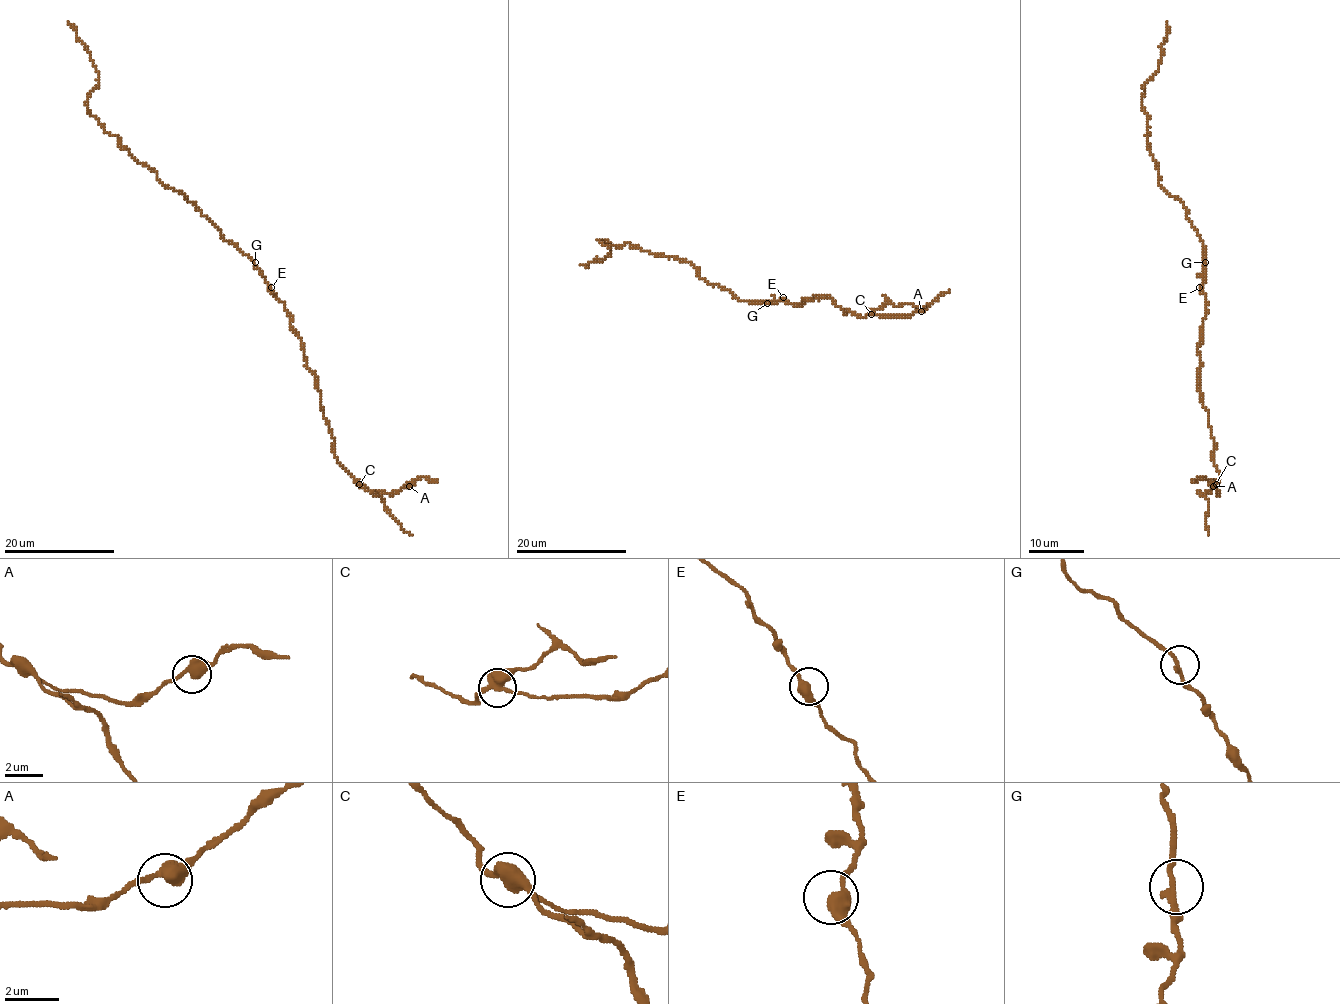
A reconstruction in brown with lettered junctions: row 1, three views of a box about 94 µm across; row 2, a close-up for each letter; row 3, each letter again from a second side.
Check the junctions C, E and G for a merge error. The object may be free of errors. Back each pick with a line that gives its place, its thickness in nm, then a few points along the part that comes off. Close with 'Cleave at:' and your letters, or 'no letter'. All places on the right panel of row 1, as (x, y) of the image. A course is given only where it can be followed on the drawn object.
C: Place: (1216, 484). Thickness 400 nm. Course of the part to remove: (1216, 484), (1219, 494), (1203, 477), (1192, 481)
Cleave at: C

